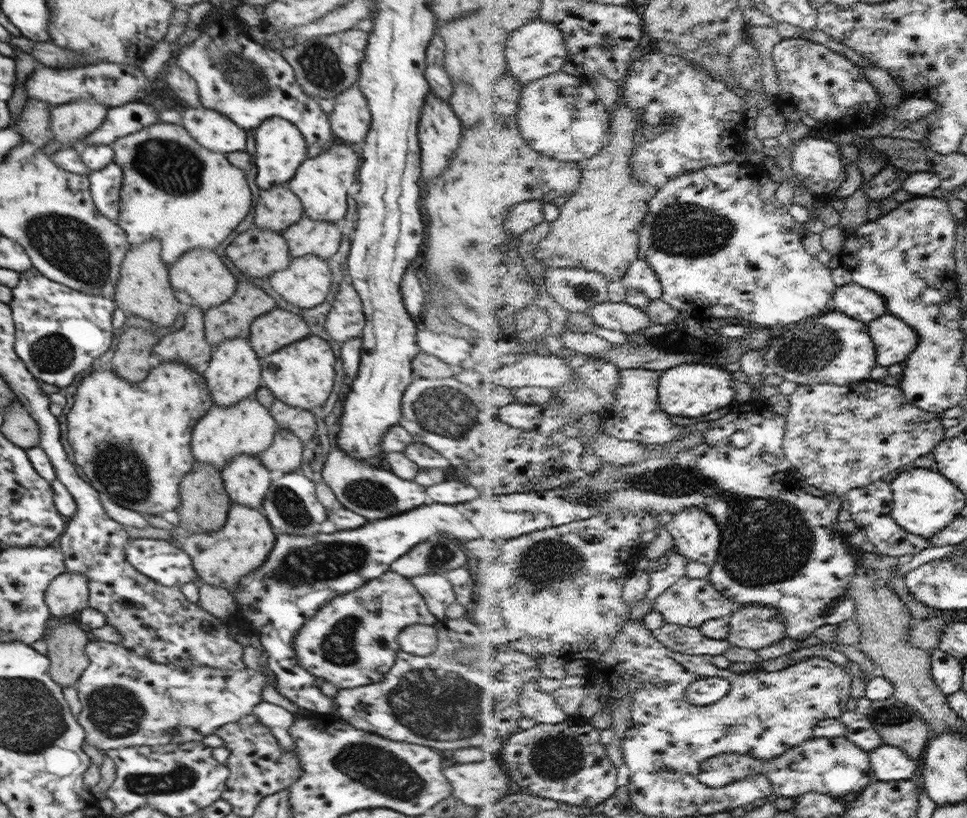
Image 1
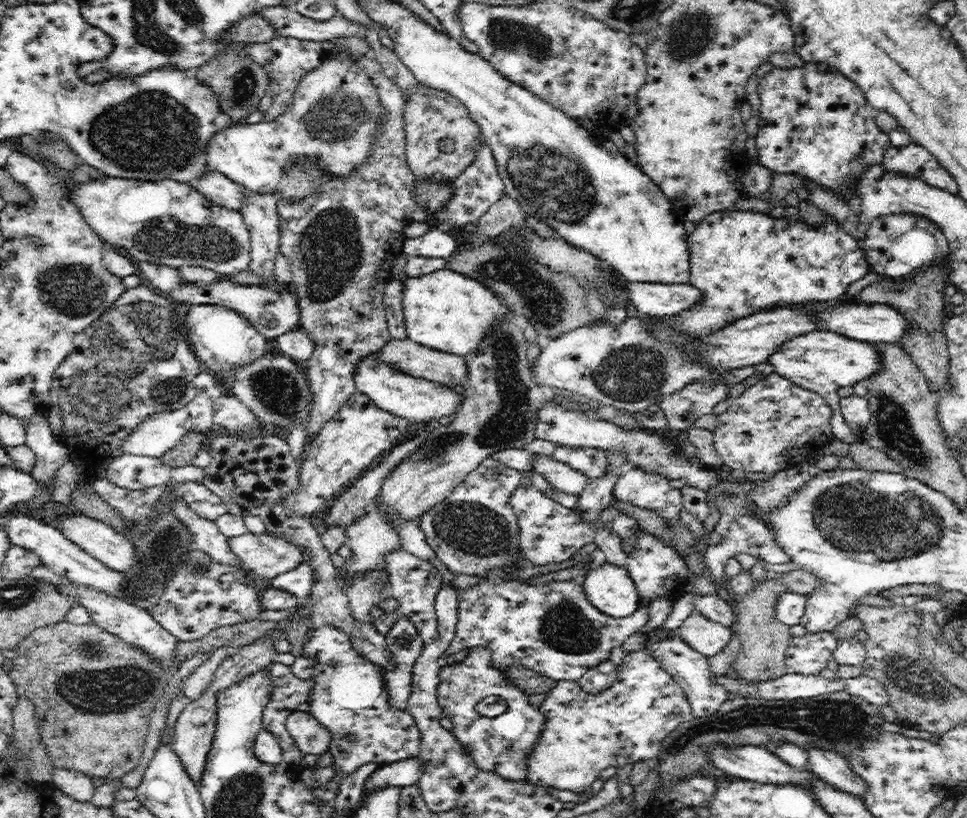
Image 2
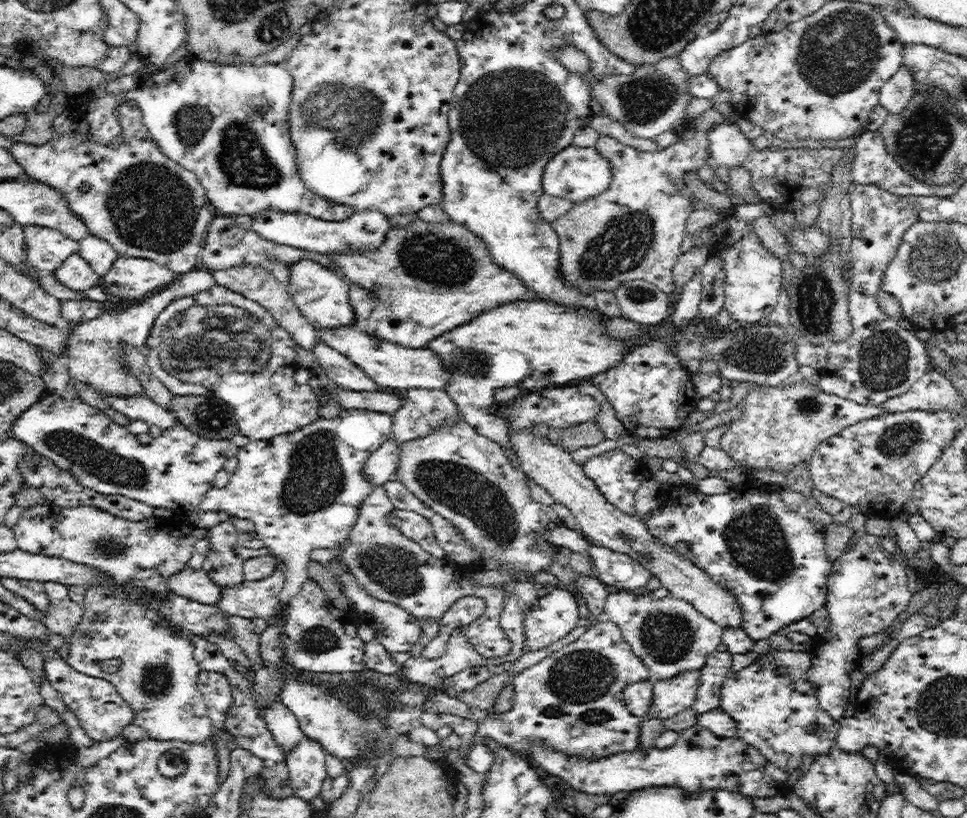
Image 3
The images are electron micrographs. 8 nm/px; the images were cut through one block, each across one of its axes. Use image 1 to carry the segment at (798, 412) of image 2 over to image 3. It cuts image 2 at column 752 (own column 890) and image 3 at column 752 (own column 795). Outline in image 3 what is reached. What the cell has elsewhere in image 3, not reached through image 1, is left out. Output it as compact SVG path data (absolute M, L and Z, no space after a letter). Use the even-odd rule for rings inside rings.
M800 382L784 387L781 384L776 387L761 386L746 396L746 414L732 422L733 426L722 436L720 445L722 451L742 460L746 467L772 464L787 473L790 464L808 461L820 442L842 428L880 414L894 413L888 407L859 405Z

